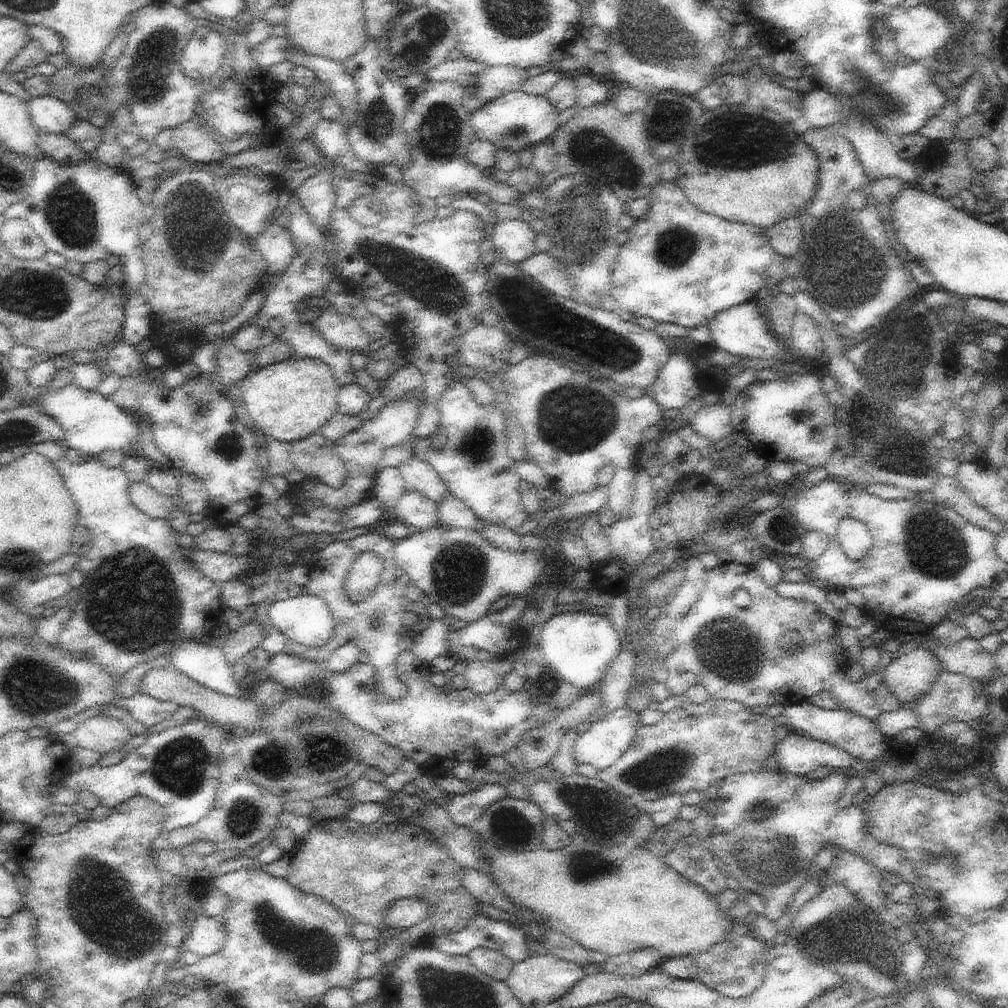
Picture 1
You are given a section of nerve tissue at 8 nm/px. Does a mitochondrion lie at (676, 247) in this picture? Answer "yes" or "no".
yes

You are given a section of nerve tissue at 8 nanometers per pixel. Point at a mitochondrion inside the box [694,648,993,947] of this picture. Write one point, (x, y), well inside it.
(770, 849)

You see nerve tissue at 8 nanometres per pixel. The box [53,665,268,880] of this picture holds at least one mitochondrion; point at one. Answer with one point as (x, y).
(180, 766)

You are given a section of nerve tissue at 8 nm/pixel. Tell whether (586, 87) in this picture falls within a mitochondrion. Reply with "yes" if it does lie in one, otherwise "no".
no

